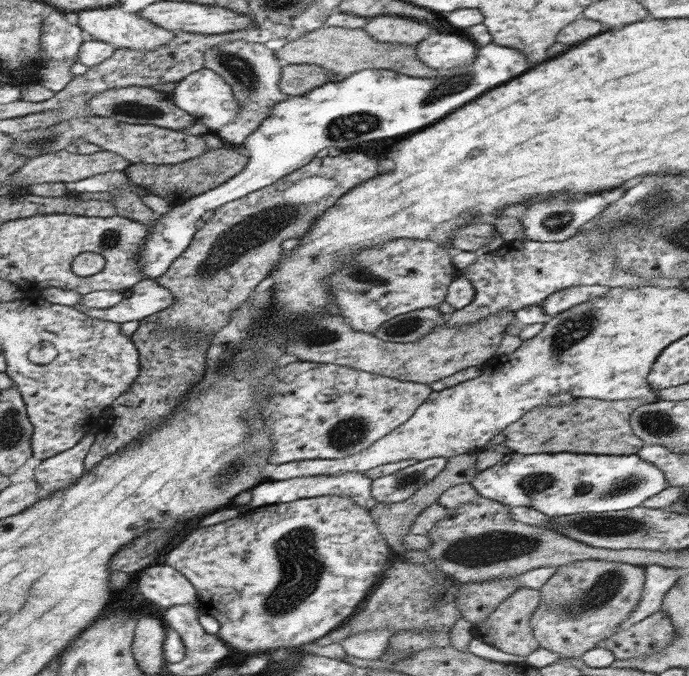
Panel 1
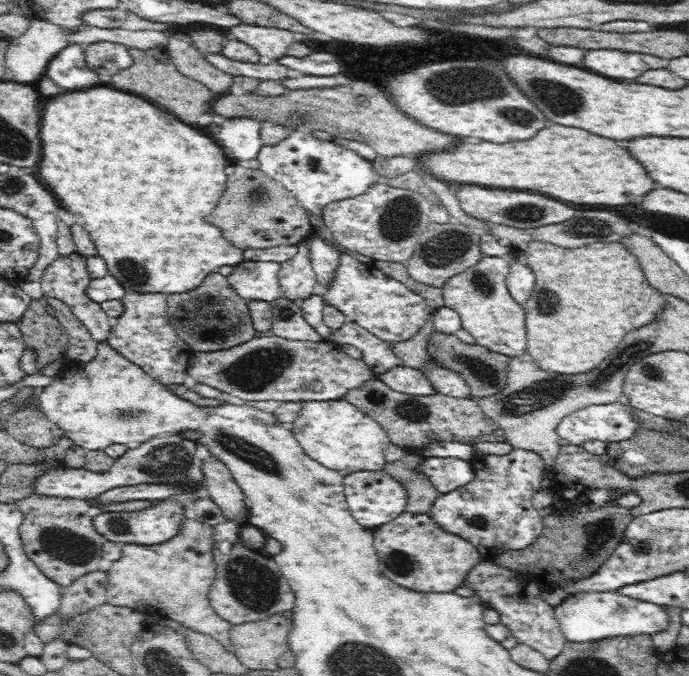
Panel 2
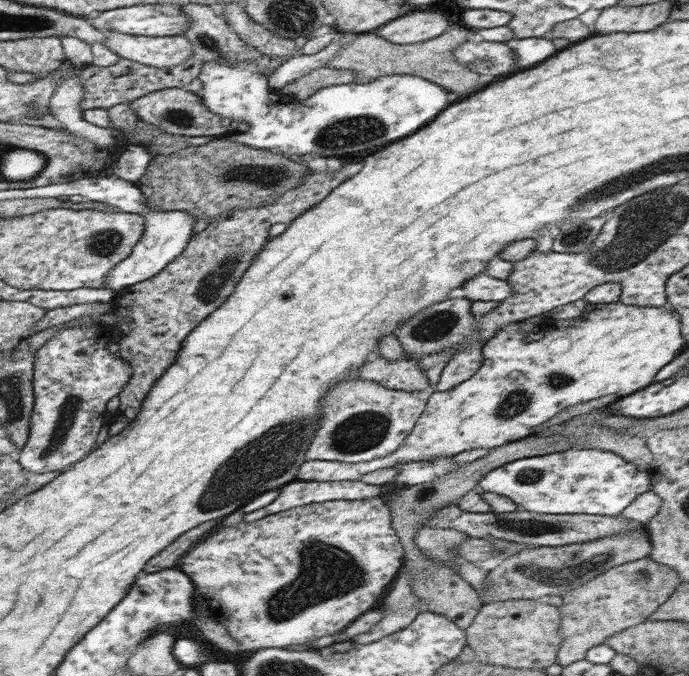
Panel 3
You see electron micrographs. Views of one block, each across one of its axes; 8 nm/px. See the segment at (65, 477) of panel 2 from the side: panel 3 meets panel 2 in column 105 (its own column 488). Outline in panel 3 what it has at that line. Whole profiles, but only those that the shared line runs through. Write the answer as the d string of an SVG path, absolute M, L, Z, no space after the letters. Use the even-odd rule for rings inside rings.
M566 449L515 460L490 470L478 480L480 492L506 496L520 510L544 515L621 515L635 499L651 490L650 473L608 450Z

